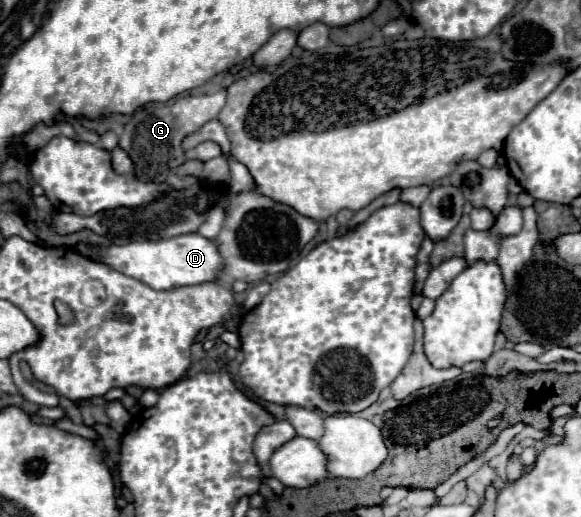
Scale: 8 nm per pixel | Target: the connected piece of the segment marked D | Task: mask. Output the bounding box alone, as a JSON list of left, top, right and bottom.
[96,233,220,291]

